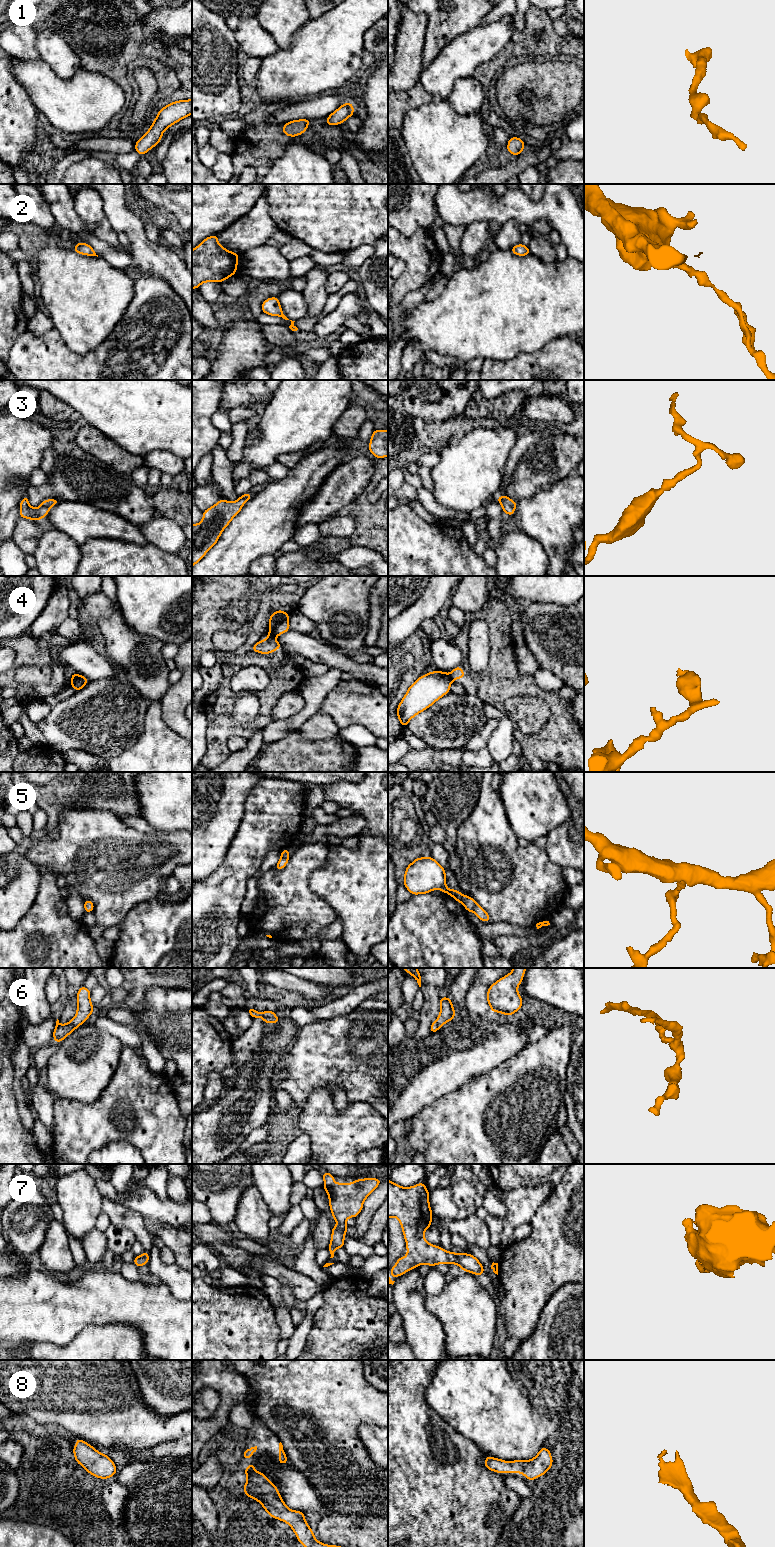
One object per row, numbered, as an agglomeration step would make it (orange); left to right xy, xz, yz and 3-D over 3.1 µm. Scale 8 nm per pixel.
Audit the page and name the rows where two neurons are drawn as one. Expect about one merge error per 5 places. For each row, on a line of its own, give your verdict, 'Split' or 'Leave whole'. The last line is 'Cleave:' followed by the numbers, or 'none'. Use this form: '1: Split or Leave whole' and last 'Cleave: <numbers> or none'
1: Leave whole
2: Leave whole
3: Leave whole
4: Split
5: Leave whole
6: Leave whole
7: Leave whole
8: Leave whole
Cleave: 4

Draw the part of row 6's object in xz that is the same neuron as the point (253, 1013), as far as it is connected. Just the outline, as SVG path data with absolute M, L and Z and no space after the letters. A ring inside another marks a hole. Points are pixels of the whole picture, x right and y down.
M249 1006L248 1011L249 1011L249 1015L253 1019L257 1018L257 1017L260 1017L260 1018L262 1018L265 1021L265 1024L281 1022L281 1020L276 1017L276 1012L273 1012L273 1011L263 1011L262 1013L258 1013L251 1006Z

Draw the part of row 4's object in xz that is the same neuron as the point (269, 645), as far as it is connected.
M266 638L265 640L259 641L252 647L253 652L259 652L261 654L273 653L276 649L281 649L282 647L279 642L274 638Z

